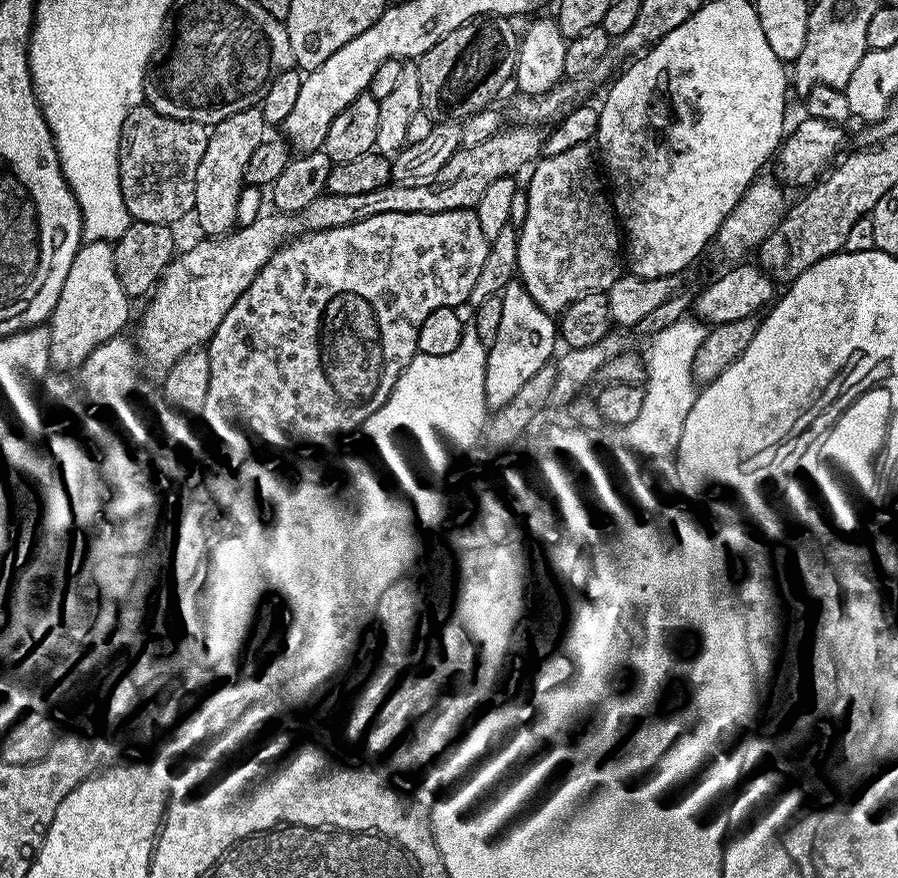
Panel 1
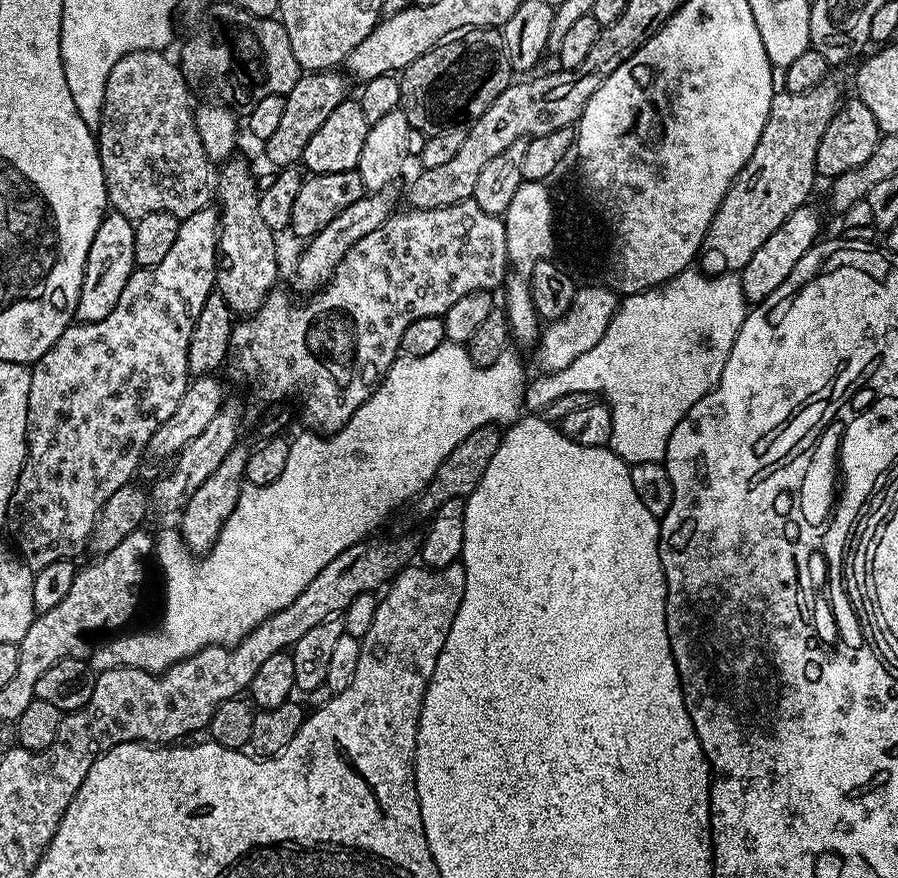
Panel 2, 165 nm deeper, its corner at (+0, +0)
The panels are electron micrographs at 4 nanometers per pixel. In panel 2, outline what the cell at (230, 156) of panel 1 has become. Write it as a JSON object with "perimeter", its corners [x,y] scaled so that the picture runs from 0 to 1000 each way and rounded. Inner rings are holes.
{"perimeter":[[[257,182],[248,188],[251,191],[241,210],[241,223],[245,227],[245,274],[241,281],[239,331],[252,339],[264,361],[275,362],[290,352],[294,341],[308,327],[307,313],[312,310],[312,301],[307,297],[310,269],[296,257],[296,248],[292,248],[283,196],[276,192],[274,183]]]}

